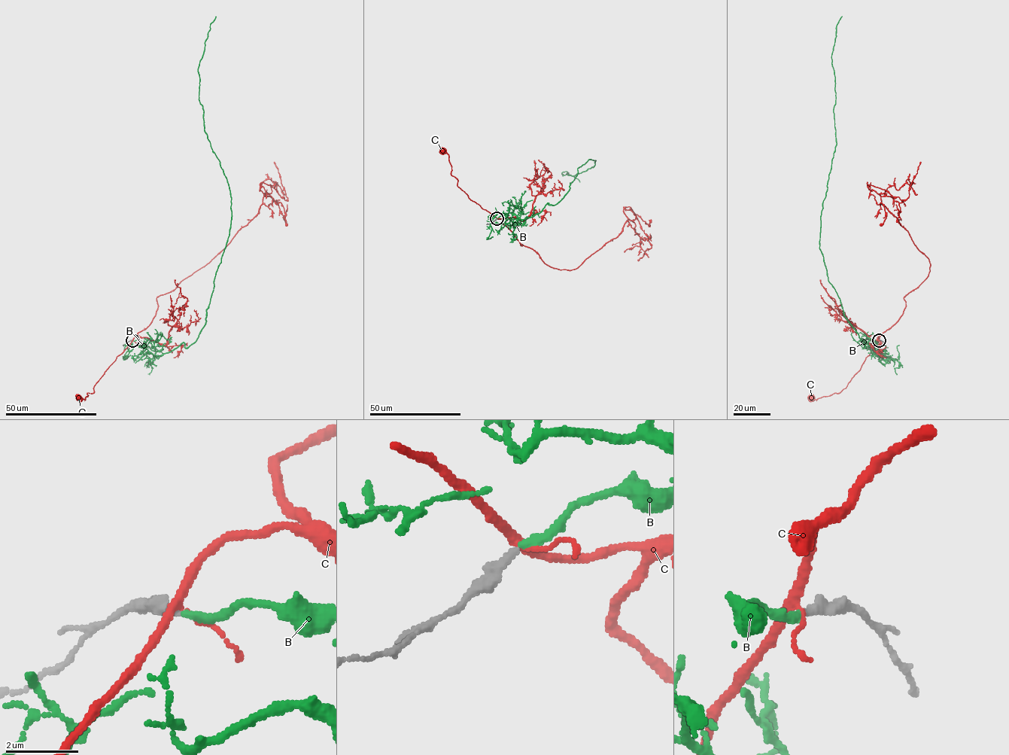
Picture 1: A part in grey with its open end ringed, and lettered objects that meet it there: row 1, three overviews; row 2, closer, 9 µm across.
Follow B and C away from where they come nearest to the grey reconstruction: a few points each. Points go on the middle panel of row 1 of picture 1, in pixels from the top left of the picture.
B: (496, 218), (509, 212), (525, 219), (555, 205), (578, 168), (595, 161), (574, 176), (561, 173), (580, 182)
C: (496, 218), (472, 201), (457, 185), (457, 179), (451, 174), (448, 155), (442, 151)

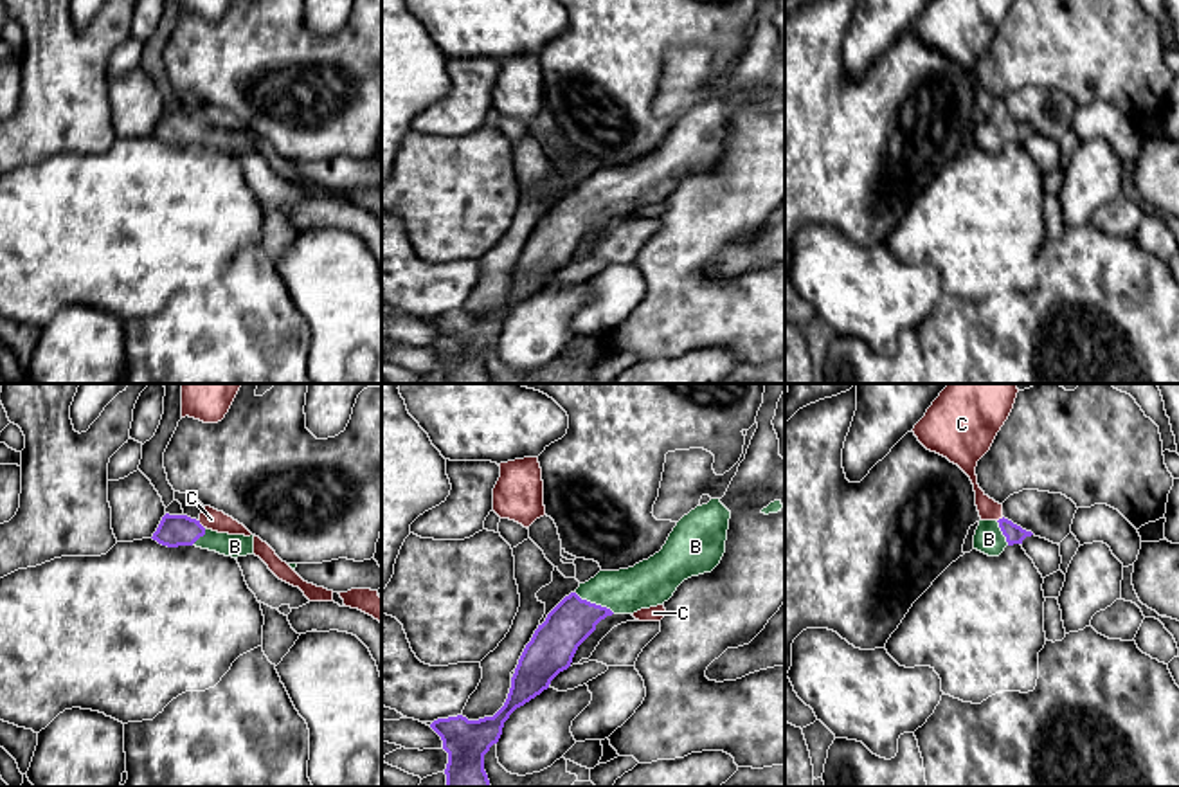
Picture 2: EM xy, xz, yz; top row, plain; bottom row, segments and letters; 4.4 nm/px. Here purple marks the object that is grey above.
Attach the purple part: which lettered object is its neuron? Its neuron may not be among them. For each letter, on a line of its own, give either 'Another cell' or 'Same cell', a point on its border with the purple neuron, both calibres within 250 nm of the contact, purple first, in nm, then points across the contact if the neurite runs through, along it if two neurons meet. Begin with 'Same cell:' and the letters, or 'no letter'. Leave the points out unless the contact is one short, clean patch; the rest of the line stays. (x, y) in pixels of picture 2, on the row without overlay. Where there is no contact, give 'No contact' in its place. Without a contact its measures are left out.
Same cell: B
B: Same cell. Touches purple at xz (594, 200). Thickness 200 nm (purple) against 200 nm. Path across: xz (555, 238), (594, 200), (607, 189), (647, 180)
C: Another cell. Touches purple at xy (200, 121). Thickness 140 nm (purple) against 90 nm. Boundary: xy (198, 116), (204, 125)

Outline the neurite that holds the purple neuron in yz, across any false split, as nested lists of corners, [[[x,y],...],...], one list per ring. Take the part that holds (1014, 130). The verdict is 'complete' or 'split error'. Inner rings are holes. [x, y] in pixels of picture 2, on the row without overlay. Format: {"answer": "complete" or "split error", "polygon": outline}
{"answer": "split error", "polygon": [[[1004,113],[999,117],[979,117],[974,131],[974,146],[988,153],[999,153],[1006,142],[1022,140],[1031,131],[1031,128],[1022,126]]]}

